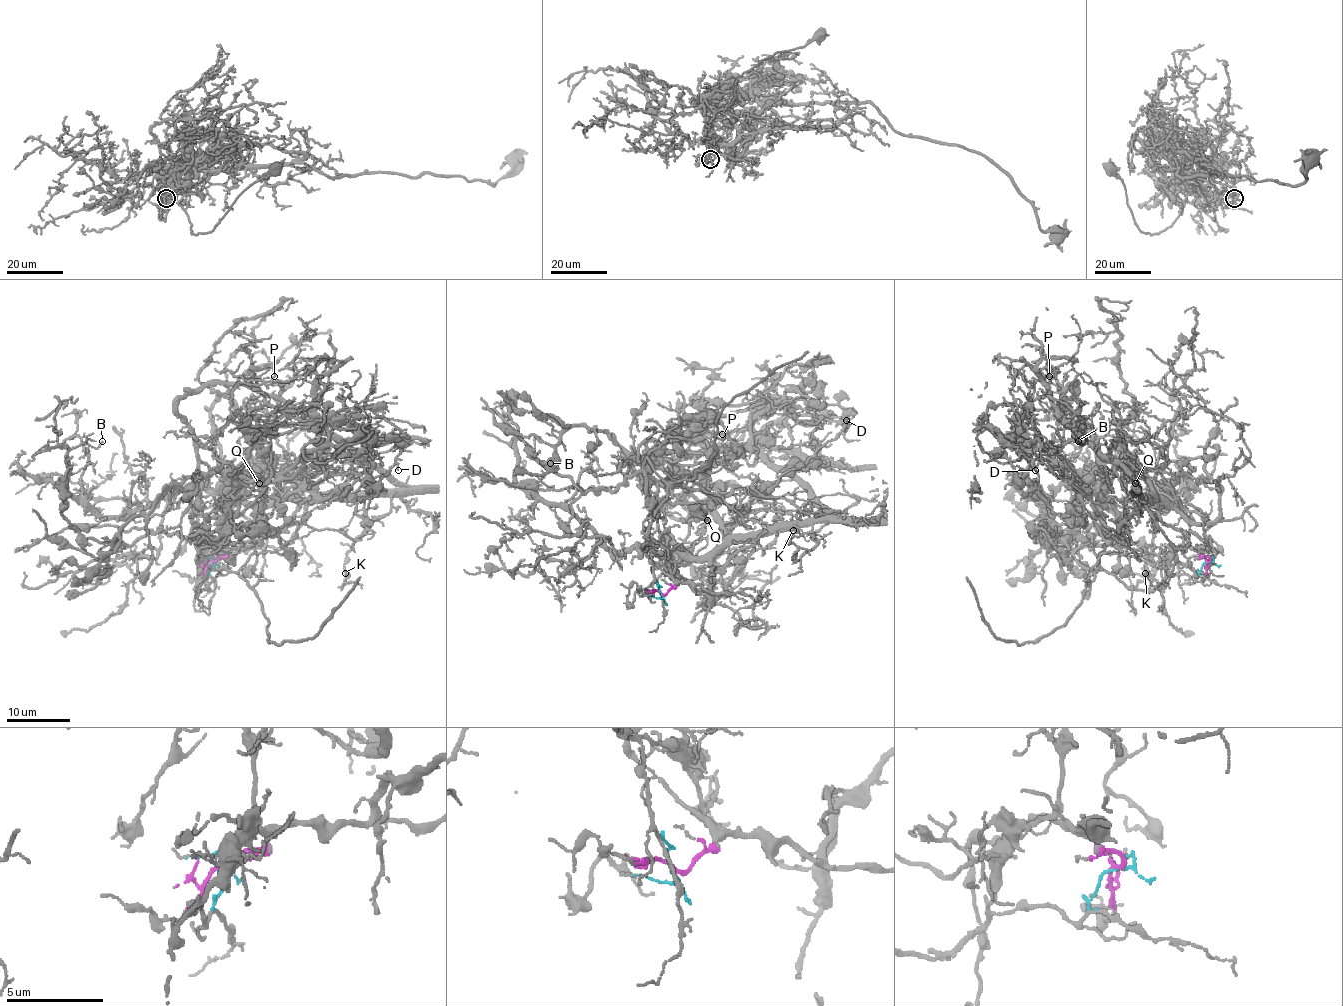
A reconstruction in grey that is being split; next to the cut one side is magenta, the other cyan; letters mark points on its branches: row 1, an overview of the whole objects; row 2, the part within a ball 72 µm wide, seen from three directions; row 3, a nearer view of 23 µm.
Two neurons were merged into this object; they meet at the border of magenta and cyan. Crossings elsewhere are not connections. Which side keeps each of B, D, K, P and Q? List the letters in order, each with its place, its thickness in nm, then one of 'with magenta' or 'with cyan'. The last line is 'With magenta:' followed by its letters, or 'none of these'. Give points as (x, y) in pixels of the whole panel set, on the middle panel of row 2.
B: place (550, 463); calibre 110 nm; with magenta
D: place (846, 420); calibre 100 nm; with magenta
K: place (793, 530); calibre 120 nm; with magenta
P: place (722, 434); calibre 140 nm; with magenta
Q: place (707, 520); calibre 190 nm; with magenta
With magenta: B, D, K, P, Q

